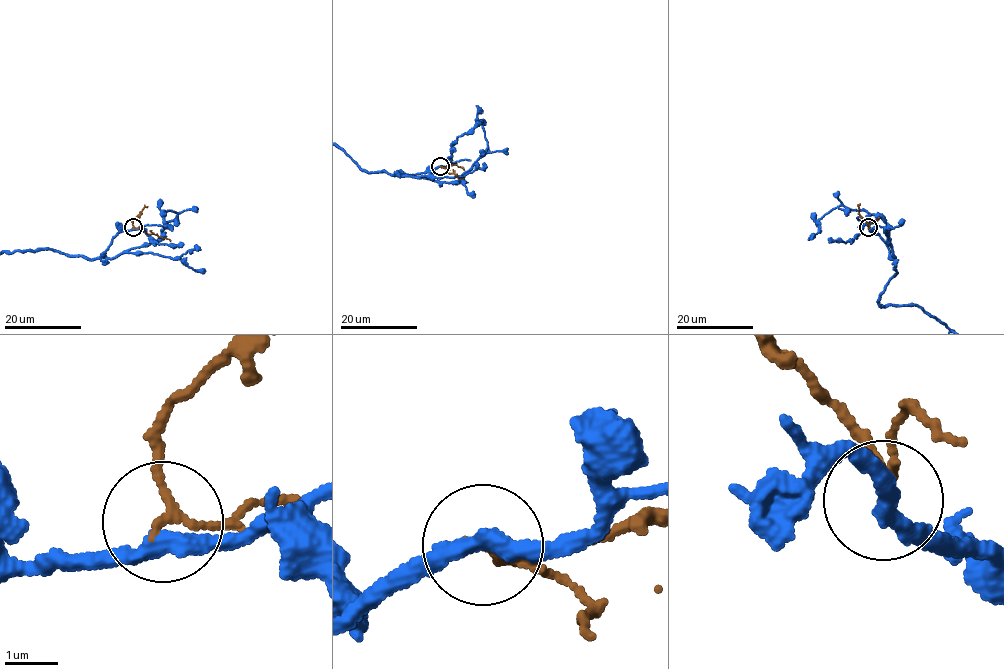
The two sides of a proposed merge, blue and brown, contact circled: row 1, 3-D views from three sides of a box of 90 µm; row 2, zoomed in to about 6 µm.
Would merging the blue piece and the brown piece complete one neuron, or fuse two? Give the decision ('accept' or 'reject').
reject

